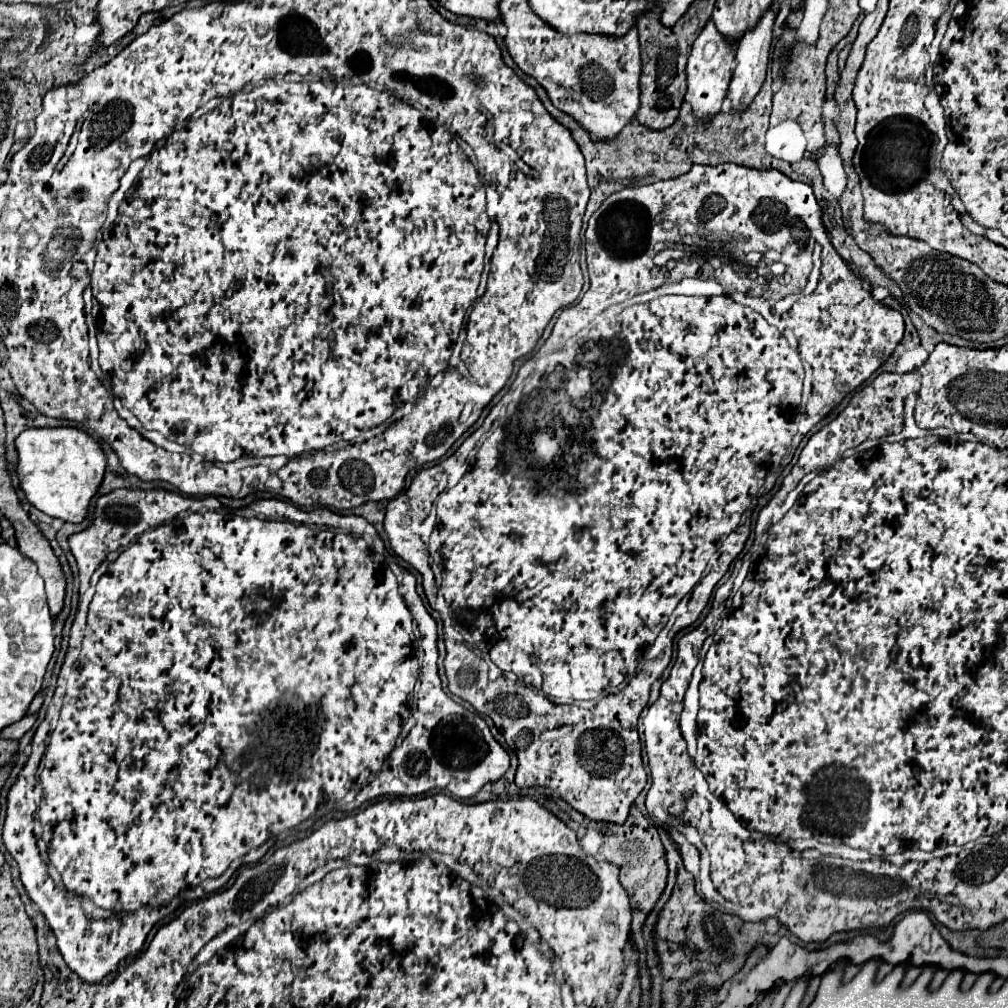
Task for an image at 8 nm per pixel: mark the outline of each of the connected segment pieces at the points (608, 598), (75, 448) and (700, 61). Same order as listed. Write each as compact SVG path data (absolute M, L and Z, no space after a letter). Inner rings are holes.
M721 163L721 165L693 165L693 167L691 167L691 171L689 171L689 173L685 173L685 175L681 175L681 177L675 177L675 179L669 179L669 181L657 181L657 183L651 183L651 185L639 185L639 187L627 187L627 189L623 189L623 191L617 191L617 193L613 193L613 195L609 195L609 197L607 197L607 199L605 199L605 201L603 201L603 205L601 205L601 207L599 207L599 209L597 209L597 211L595 211L595 213L593 213L593 217L591 217L591 219L589 219L589 227L587 227L587 231L585 231L585 241L587 241L587 243L585 243L585 249L587 249L587 269L589 269L589 279L591 279L591 285L589 285L589 291L585 291L585 295L583 295L583 297L581 297L581 299L579 299L579 301L577 301L577 303L575 303L575 305L571 305L571 307L567 307L567 309L563 309L563 311L561 311L561 315L559 315L559 319L557 319L557 323L555 323L555 327L553 327L553 333L551 333L551 337L549 337L549 339L547 339L547 341L545 341L545 345L543 345L543 347L541 347L541 349L539 349L539 353L537 353L537 355L535 355L535 357L531 357L531 359L527 359L527 361L525 361L525 363L523 363L523 367L519 367L519 373L517 373L517 379L515 379L515 381L513 381L513 385L511 385L511 389L509 389L509 391L507 391L507 395L505 395L505 397L503 397L503 399L501 399L501 403L498 403L498 404L497 404L497 405L495 405L495 406L494 406L494 407L493 407L493 408L492 408L492 409L491 409L491 412L490 412L490 413L489 413L489 415L488 415L488 416L487 416L487 417L486 417L486 419L485 419L485 421L484 421L484 423L483 423L483 425L482 425L482 427L481 427L481 428L479 428L479 429L478 429L478 430L476 430L476 431L475 431L475 432L474 432L474 433L473 433L473 434L472 434L472 435L471 435L471 436L470 436L470 437L469 437L469 438L468 438L468 439L467 439L467 440L466 440L466 441L465 441L465 442L464 442L464 443L463 443L463 455L465 455L465 454L467 454L467 453L466 453L466 452L468 452L468 451L471 451L471 450L472 450L472 449L473 449L473 451L475 451L475 453L473 453L473 455L471 455L471 457L473 457L473 459L471 459L471 465L469 465L469 469L467 469L467 473L465 473L465 475L463 475L463 474L461 474L461 476L460 476L460 474L458 474L458 475L457 475L457 474L456 474L456 475L453 475L453 474L452 474L452 473L451 473L451 472L452 472L452 469L453 469L453 467L455 467L455 459L457 459L457 455L452 455L452 457L449 457L449 458L448 458L448 459L445 459L445 460L444 460L444 461L441 461L441 462L440 462L440 463L439 463L439 464L437 464L437 465L433 465L433 467L431 467L431 468L429 468L429 467L427 467L427 469L423 469L423 468L422 468L422 469L420 469L420 470L418 470L418 471L417 471L417 473L415 473L415 477L413 477L413 479L411 479L411 485L409 485L409 487L407 487L407 489L405 489L405 491L403 491L403 493L399 493L399 495L397 495L397 497L393 497L393 499L391 499L391 501L389 501L389 503L387 503L387 513L385 513L385 521L383 521L383 527L385 527L385 533L387 533L387 537L389 537L389 543L391 543L391 549L393 549L393 551L395 551L395 555L399 555L399 557L401 557L401 559L405 559L405 561L407 561L407 563L409 563L409 565L413 565L413 567L415 567L415 569L417 569L417 571L419 571L419 573L421 573L421 575L423 575L423 589L425 589L425 595L427 595L427 599L429 599L429 605L431 605L431 607L433 607L433 609L437 609L437 611L439 611L439 613L441 613L441 617L443 617L443 625L445 625L445 627L443 627L443 637L445 637L445 647L447 647L447 657L445 657L445 673L447 673L447 681L449 681L449 689L451 689L451 693L453 693L453 695L457 695L457 697L461 697L461 699L463 699L463 701L467 701L467 703L471 703L471 705L473 705L473 707L475 707L475 711L479 711L479 713L483 713L483 715L489 715L489 717L491 717L491 719L493 719L493 723L495 723L495 725L497 725L497 727L501 727L501 729L503 729L503 737L505 737L505 741L507 741L507 745L509 745L509 747L511 747L511 749L513 749L513 751L515 751L515 753L517 753L517 757L519 757L519 769L517 769L517 775L515 775L515 783L517 783L517 787L519 787L519 789L527 789L527 787L545 787L545 789L551 789L551 791L557 791L557 795L559 795L559 797L561 797L561 799L563 799L563 801L565 801L565 803L569 803L569 805L571 805L571 807L573 807L573 809L577 809L577 811L579 811L579 813L583 813L583 815L585 815L585 817L589 817L589 819L593 819L593 821L609 821L609 823L623 823L623 821L625 821L625 819L627 819L627 815L629 815L629 807L631 807L631 805L633 805L633 801L635 801L635 799L637 799L637 795L639 795L639 793L641 793L641 791L643 791L643 787L645 787L645 785L647 785L647 773L645 773L645 767L643 767L643 761L641 761L641 743L639 743L639 733L637 733L637 721L639 721L639 715L641 715L641 711L643 711L643 707L645 707L645 705L647 705L647 701L649 701L649 691L651 691L651 685L653 685L653 683L655 683L655 681L657 681L657 679L659 679L659 677L661 677L661 675L663 675L663 671L665 671L665 667L667 667L667 666L668 666L668 665L669 665L669 661L670 661L670 659L671 659L671 658L672 658L672 653L673 653L673 642L672 642L672 641L671 641L671 639L673 639L673 638L674 638L674 637L675 637L675 636L676 636L676 634L677 634L677 633L675 633L675 635L661 635L661 629L665 629L665 627L667 627L667 625L669 625L669 627L681 627L681 626L682 626L682 627L685 627L685 628L686 628L686 627L688 627L688 626L690 626L690 625L675 625L675 622L676 622L676 624L677 624L677 623L679 623L679 621L681 621L681 619L683 619L683 617L685 617L685 613L688 613L688 612L689 612L689 607L687 607L687 605L689 605L689 603L687 603L687 601L689 601L689 599L697 599L697 597L693 597L693 595L691 595L691 589L694 589L694 588L695 588L695 585L697 585L697 583L699 583L699 577L701 577L701 575L703 575L703 569L707 569L707 565L709 565L709 561L711 561L711 559L715 559L715 557L719 557L719 553L723 553L723 561L731 561L731 563L732 563L732 561L733 561L733 560L734 560L734 559L735 559L735 558L736 558L736 557L737 557L737 556L738 556L738 555L740 555L740 554L741 554L741 551L742 551L742 547L743 547L743 546L744 546L744 544L745 544L745 542L746 542L746 540L747 540L747 539L748 539L748 537L749 537L749 534L750 534L750 526L751 526L751 515L752 515L752 511L753 511L753 509L754 509L754 507L755 507L755 506L756 506L756 504L757 504L757 493L759 493L759 489L761 489L761 487L763 487L763 483L765 483L765 475L767 475L767 469L769 469L769 467L771 467L771 465L777 465L777 463L779 463L779 461L781 461L781 457L783 457L783 455L785 455L785 449L787 449L787 447L789 447L789 445L791 445L791 439L793 439L793 445L794 445L794 446L795 446L795 448L797 448L797 446L798 446L798 445L799 445L799 443L800 443L800 442L801 442L801 440L802 440L802 439L803 439L803 435L805 435L805 433L807 433L807 431L809 431L809 429L813 429L813 427L815 427L815 425L817 425L817 423L819 423L819 421L821 421L821 419L823 419L823 417L825 417L825 415L827 415L827 413L829 413L829 409L831 409L831 407L833 407L833 405L835 405L835 403L839 403L839 401L841 401L841 399L843 399L843 397L845 397L845 395L847 395L847 393L851 393L851 391L855 391L855 389L857 389L857 387L859 387L859 385L861 385L861 383L863 383L863 381L865 381L865 379L867 379L867 377L869 377L869 375L871 375L871 373L873 373L873 371L877 371L877 369L879 369L879 367L881 367L881 365L883 365L883 363L885 363L885 361L887 361L887 359L889 359L889 357L891 357L891 355L893 355L893 351L895 351L895 347L897 347L897 345L899 345L899 343L901 343L901 339L903 339L903 331L905 331L905 327L903 327L903 315L901 315L901 313L899 313L899 311L895 311L895 309L891 309L891 307L887 307L887 305L883 305L883 303L881 303L881 301L877 301L877 299L875 299L875 297L873 297L873 293L871 293L871 291L869 291L869 289L865 289L865 287L863 287L863 283L861 283L861 277L859 277L859 275L857 275L857 273L855 273L855 271L853 271L853 269L851 269L851 267L849 267L849 265L847 265L847 263L845 263L845 261L843 261L843 259L841 259L841 257L839 257L839 255L837 255L837 253L833 253L833 251L835 251L835 247L831 247L831 241L829 241L829 235L827 235L827 231L825 231L825 227L823 227L823 219L821 219L821 215L823 215L823 209L821 209L821 205L819 205L819 203L817 203L817 199L815 199L815 195L813 195L813 189L811 189L811 185L807 185L807 183L801 183L801 181L791 181L791 179L789 179L789 177L787 177L787 175L785 175L785 173L781 173L781 171L777 171L777 169L765 169L765 171L763 171L763 169L751 169L751 167L745 167L745 165L733 165L733 163ZM811 223L817 223L817 225L815 225L815 227L817 227L817 231L813 231L813 229L811 229ZM657 229L663 229L663 235L661 235L661 239L659 239L659 243L685 243L685 253L687 253L687 255L691 255L691 245L723 245L723 249L735 249L735 247L739 247L739 249L747 249L747 251L767 251L767 249L775 249L775 251L779 251L779 253L783 253L783 251L785 251L785 249L787 249L787 247L789 247L789 261L783 261L783 263L785 263L785 265L787 265L787 271L795 271L795 273L797 273L797 271L799 271L799 275L807 275L807 273L809 273L809 271L811 271L811 269L813 269L813 259L811 259L811 253L813 253L813 247L815 247L815 243L817 243L817 241L827 241L827 255L823 255L823 267L821 267L821 277L819 277L819 280L818 280L818 282L817 282L817 285L816 285L816 286L807 286L807 285L805 285L805 286L804 286L804 287L803 287L803 288L801 288L801 289L800 289L800 288L796 288L796 287L794 287L794 286L797 286L797 285L796 285L796 284L795 284L795 285L793 285L793 280L792 280L792 281L791 281L791 283L790 283L790 284L787 284L787 285L783 285L783 284L780 284L780 283L779 283L779 282L778 282L778 281L775 281L775 279L774 279L774 280L773 280L773 281L772 281L772 280L771 280L771 279L770 279L770 280L767 280L767 279L766 279L766 278L765 278L765 277L763 277L763 276L758 276L758 277L757 277L757 279L750 279L750 278L747 278L747 277L743 277L743 276L740 276L740 275L738 275L738 274L736 274L736 273L735 273L735 271L734 271L734 264L733 264L733 263L729 263L729 264L728 264L728 265L724 265L724 266L722 266L722 267L719 267L719 268L716 268L716 269L715 269L715 268L713 268L713 267L712 267L712 266L711 266L711 265L710 265L710 264L709 264L709 262L707 262L707 261L705 261L705 262L703 262L703 263L699 263L699 262L696 262L696 261L692 261L692 262L690 262L690 263L685 263L685 262L683 262L683 261L680 261L680 262L679 262L679 263L678 263L678 264L677 264L677 265L676 265L676 266L675 266L675 267L674 267L674 268L673 268L673 269L672 269L672 270L671 270L671 273L670 273L670 272L668 272L668 271L667 271L667 272L665 272L665 273L664 273L664 271L665 271L665 269L663 269L663 270L662 270L662 271L661 271L661 272L660 272L660 273L659 273L659 274L658 274L658 275L657 275L657 276L656 276L656 277L652 277L652 276L651 276L651 275L650 275L650 271L651 271L651 269L653 269L653 267L655 267L655 263L653 263L653 257L655 257L655 251L653 251L653 245L655 245L655 243L657 243ZM803 383L811 383L811 391L809 391L809 401L807 401L807 405L805 405L805 409L804 409L804 412L802 412L802 414L801 414L801 413L798 413L798 414L796 414L796 417L797 417L797 418L796 418L796 421L798 421L798 422L797 422L797 423L795 423L795 417L793 417L793 415L795 415L795 411L797 411L797 407L799 407L799 403L801 403L801 387L803 387ZM539 433L549 433L549 435L551 435L551 437L553 437L553 439L555 439L555 441L557 441L557 443L559 443L559 449L561 449L561 453L559 453L559 455L557 455L557 463L553 463L553 461L551 461L551 463L541 463L541 465L539 465L539 461L537 461L537 459L535 459L535 449L531 449L531 447L533 447L533 439L535 439L535 437L537 437L537 435L539 435ZM589 475L591 475L591 479L595 479L595 483L597 483L597 489L595 489L595 485L593 485L593 495L591 495L591 497L589 497L589 499L591 499L591 501L589 501L589 503L585 503L585 501L583 501L583 503L581 503L581 493L583 493L583 487L581 487L581 483L583 483L583 481L585 481L585 479L587 479L587 477L589 477ZM465 641L467 641L467 643L469 643L469 645L475 645L475 647L477 647L477 649L481 649L481 651L487 651L487 653L491 653L491 655L488 655L488 654L481 654L481 653L477 653L477 651L475 651L475 649L471 649L471 647L469 647L469 645L467 645L467 643L465 643ZM631 671L635 671L635 675L633 675L633 677L631 677L631 679L629 679L629 683L627 683L627 687L625 687L625 689L623 689L623 691L618 691L618 692L616 692L616 693L611 693L611 694L608 694L608 695L605 695L605 696L604 696L604 697L603 697L603 698L602 698L602 699L601 699L601 700L600 700L600 701L599 701L599 703L597 703L597 705L595 705L595 707L591 707L591 709L583 709L583 707L579 707L579 705L575 705L575 703L569 703L569 705L557 705L557 703L553 703L553 701L549 701L549 699L547 699L547 697L545 697L545 693L547 693L547 695L551 695L551 697L561 697L561 699L575 699L575 701L581 701L581 699L595 699L595 697L599 697L599 695L601 695L601 693L603 693L603 691L605 691L605 689L607 689L607 687L611 687L611 685L619 685L619 683L623 683L623 681L625 681L625 677L627 677L627 673L631 673Z
M47 427L23 431L15 439L15 449L19 455L15 473L27 501L51 517L81 523L87 515L89 499L103 481L107 465L99 443L77 427Z
M709 21L701 35L695 39L689 61L687 61L687 95L685 101L691 103L693 113L699 119L709 119L721 109L723 99L727 97L727 89L733 77L733 59L737 53L737 41L725 37L717 31L717 27Z

